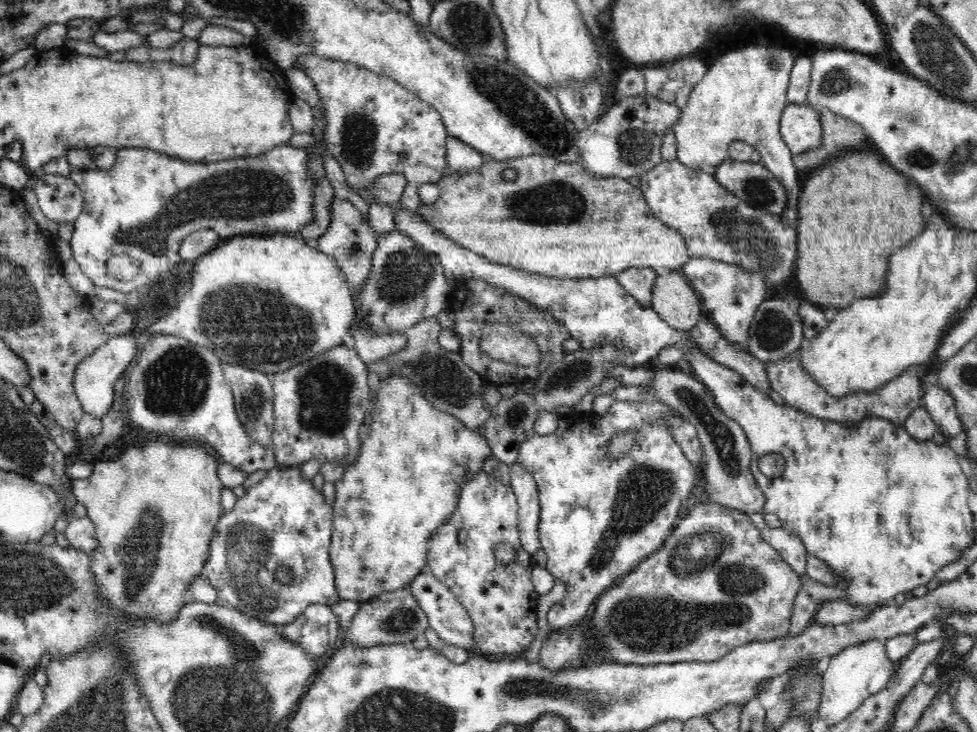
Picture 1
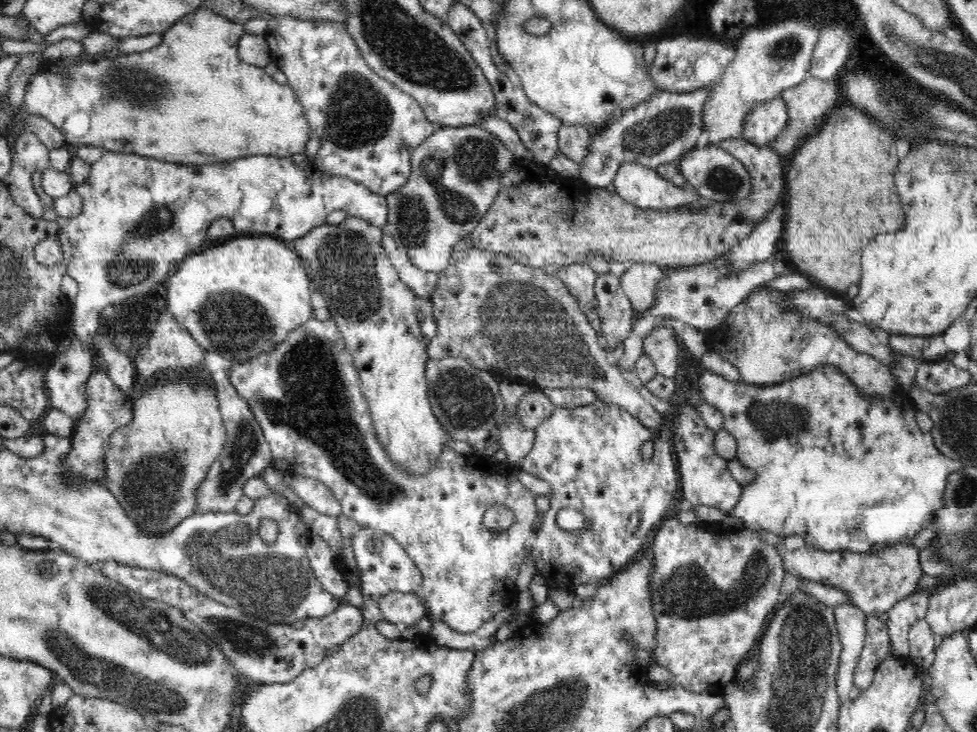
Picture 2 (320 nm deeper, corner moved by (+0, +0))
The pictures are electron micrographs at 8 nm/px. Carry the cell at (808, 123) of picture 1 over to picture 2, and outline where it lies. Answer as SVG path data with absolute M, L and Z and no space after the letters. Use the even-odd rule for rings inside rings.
M780 98L757 102L744 122L743 138L758 146L770 144L788 124L787 105Z

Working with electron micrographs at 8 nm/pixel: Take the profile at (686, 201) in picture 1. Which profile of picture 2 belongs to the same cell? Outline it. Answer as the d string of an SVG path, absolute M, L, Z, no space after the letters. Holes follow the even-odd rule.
M623 162L616 176L610 179L614 187L616 187L618 197L643 209L673 209L680 205L697 207L699 202L702 201L700 195L693 195L686 188L676 187L674 182L668 182L662 178L656 169L633 162Z

